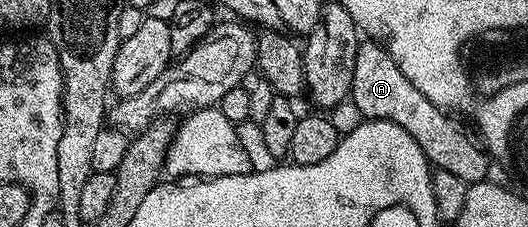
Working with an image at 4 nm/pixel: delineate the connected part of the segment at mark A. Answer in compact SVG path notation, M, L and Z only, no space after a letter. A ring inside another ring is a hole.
M362 41L356 53L356 69L352 69L352 85L350 99L366 119L383 119L400 125L420 145L424 157L430 162L431 168L448 169L455 177L460 177L467 185L481 183L485 180L492 159L477 142L473 143L456 124L451 116L441 107L432 105L412 81L392 61L389 51L382 44L373 41Z

